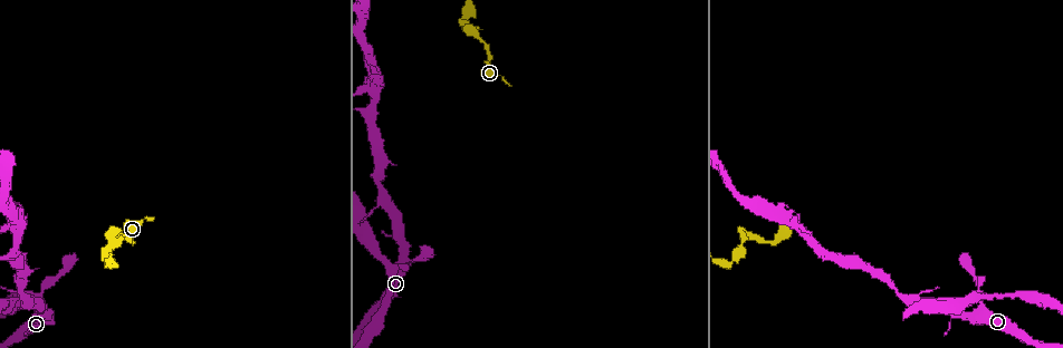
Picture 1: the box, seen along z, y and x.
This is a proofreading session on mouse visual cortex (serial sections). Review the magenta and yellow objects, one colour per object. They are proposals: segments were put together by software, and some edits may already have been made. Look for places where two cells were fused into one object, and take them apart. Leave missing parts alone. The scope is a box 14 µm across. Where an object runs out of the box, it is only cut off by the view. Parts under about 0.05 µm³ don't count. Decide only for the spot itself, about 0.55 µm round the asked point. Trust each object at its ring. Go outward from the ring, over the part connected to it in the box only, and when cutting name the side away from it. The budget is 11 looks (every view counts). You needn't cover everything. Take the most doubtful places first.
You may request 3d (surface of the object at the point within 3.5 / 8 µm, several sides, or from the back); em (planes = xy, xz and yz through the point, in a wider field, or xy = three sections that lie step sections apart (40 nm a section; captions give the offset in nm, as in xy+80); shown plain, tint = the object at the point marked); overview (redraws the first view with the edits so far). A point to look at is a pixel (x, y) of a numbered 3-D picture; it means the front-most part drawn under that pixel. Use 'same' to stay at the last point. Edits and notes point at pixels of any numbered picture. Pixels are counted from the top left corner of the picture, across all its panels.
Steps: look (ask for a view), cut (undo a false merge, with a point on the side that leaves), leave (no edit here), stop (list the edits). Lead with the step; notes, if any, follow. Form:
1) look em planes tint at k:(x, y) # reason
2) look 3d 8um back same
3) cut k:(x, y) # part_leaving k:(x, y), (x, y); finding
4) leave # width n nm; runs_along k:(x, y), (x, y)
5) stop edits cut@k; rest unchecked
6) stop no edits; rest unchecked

look 3d 8um at 1:(477, 37) # arms part here

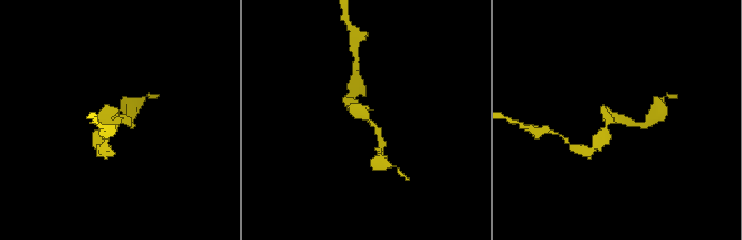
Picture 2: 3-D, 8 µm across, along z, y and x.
look 3d 3.5um at 2:(365, 117) # zoom in

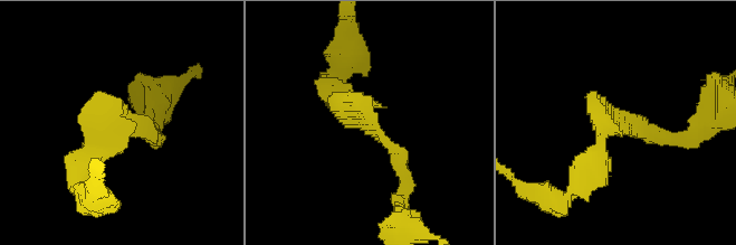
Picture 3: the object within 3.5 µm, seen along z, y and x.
look em xy step 3 tint at 3:(366, 126)

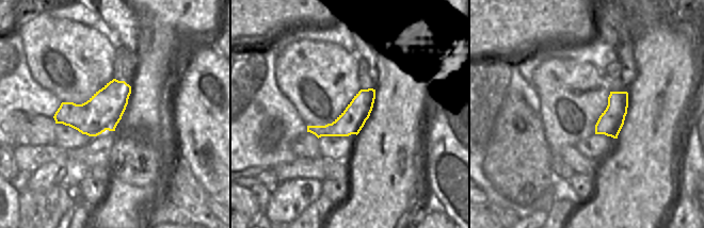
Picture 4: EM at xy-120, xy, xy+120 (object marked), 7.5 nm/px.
leave # continuous, no second cell

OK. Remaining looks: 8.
look 3d 3.5um back at 1:(393, 270) # four-way junction

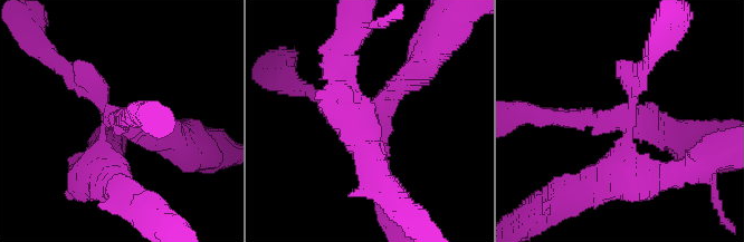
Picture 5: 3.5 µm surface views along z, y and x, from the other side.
look em xy step 5 tint at 5:(622, 115) # arms 4; arm_widths 200, 200, 350, 450 nm

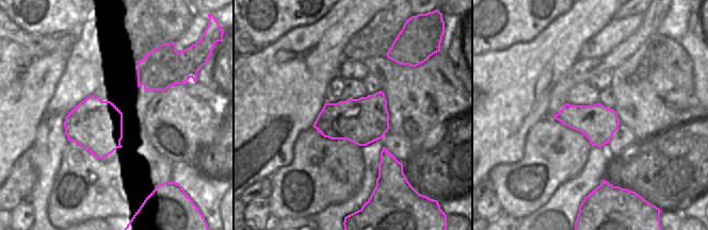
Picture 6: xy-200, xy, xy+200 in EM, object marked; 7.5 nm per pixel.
leave # runs_along 5:(358, 127), (420, 67); continuous, no second cell

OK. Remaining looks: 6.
look 3d 8um at 1:(22, 298)

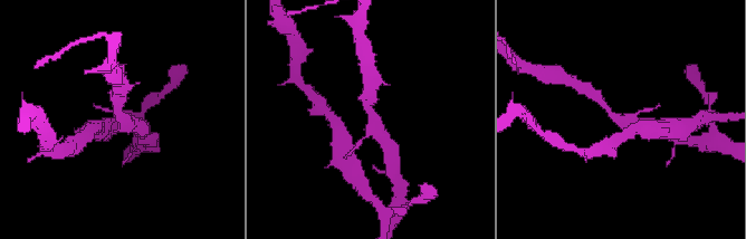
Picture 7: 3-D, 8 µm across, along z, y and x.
look em xy step 5 tint at 7:(615, 121) # shape alone is not enough

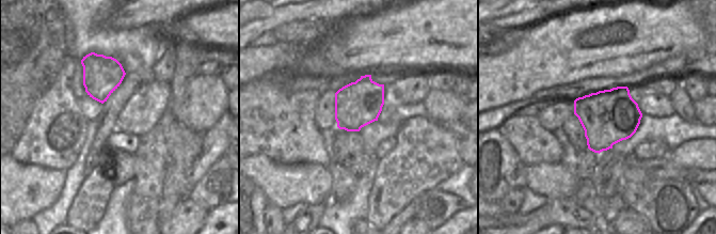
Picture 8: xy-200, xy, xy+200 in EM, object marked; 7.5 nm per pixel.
leave # runs_along 7:(642, 125), (617, 120), (595, 95); continuous, no second cell

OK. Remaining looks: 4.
look 3d 3.5um at 1:(17, 233) # a fork

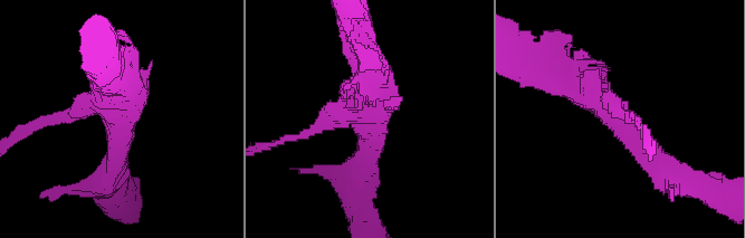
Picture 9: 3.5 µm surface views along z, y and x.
look em xy step 3 tint at 9:(619, 120) # arms 3; arm_widths 200, 350, 450 nm

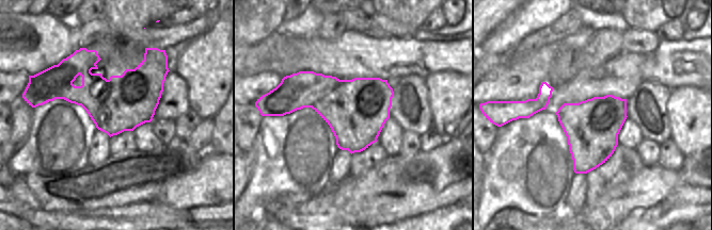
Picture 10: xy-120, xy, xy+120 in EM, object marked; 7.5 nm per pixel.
leave # one cell here

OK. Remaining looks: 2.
stop no edits; rest unchecked

